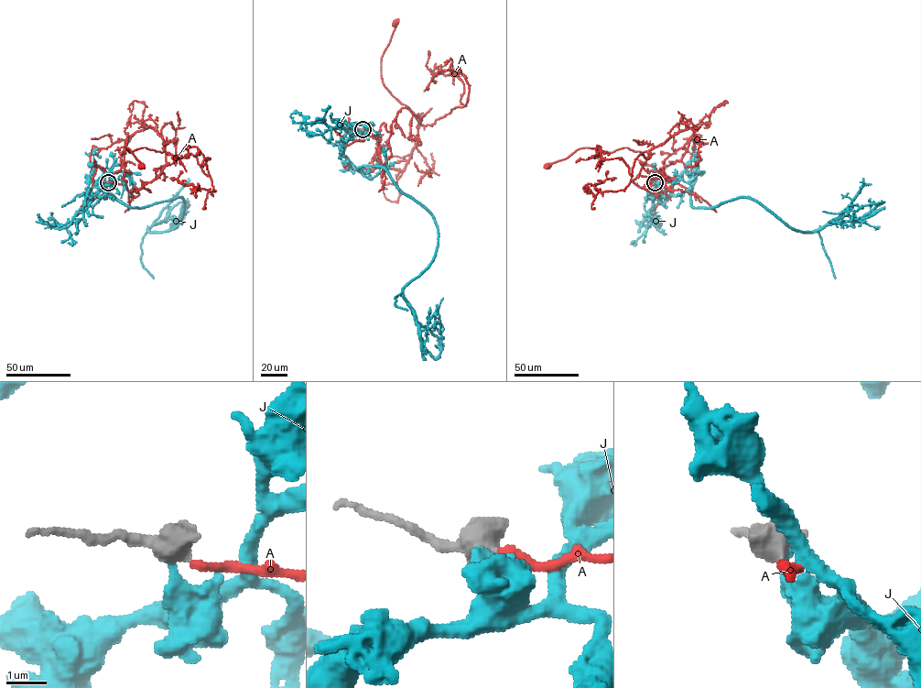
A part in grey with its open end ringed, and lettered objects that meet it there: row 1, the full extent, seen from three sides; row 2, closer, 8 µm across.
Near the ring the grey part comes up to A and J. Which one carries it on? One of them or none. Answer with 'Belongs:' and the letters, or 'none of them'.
Belongs: A

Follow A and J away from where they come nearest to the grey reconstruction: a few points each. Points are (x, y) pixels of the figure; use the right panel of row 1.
A: (655, 182), (666, 182), (660, 170), (681, 159), (695, 128), (677, 132), (648, 151), (583, 147), (547, 167)
J: (655, 182), (691, 167), (694, 207), (747, 197), (804, 232), (855, 221), (848, 209), (822, 211)

